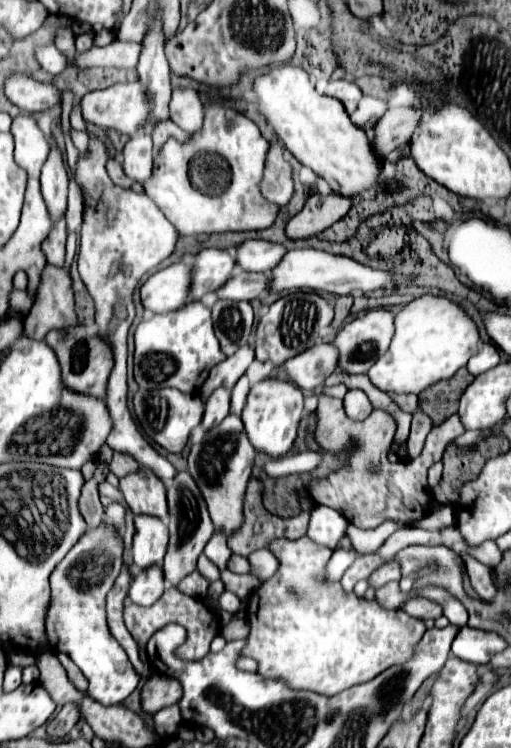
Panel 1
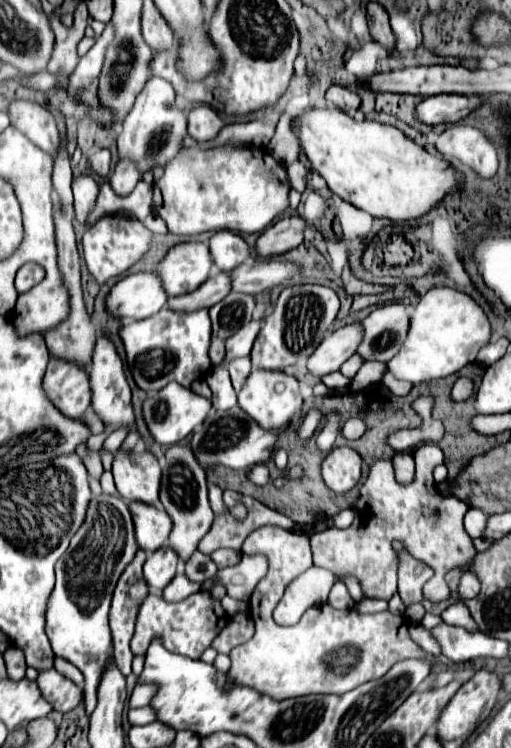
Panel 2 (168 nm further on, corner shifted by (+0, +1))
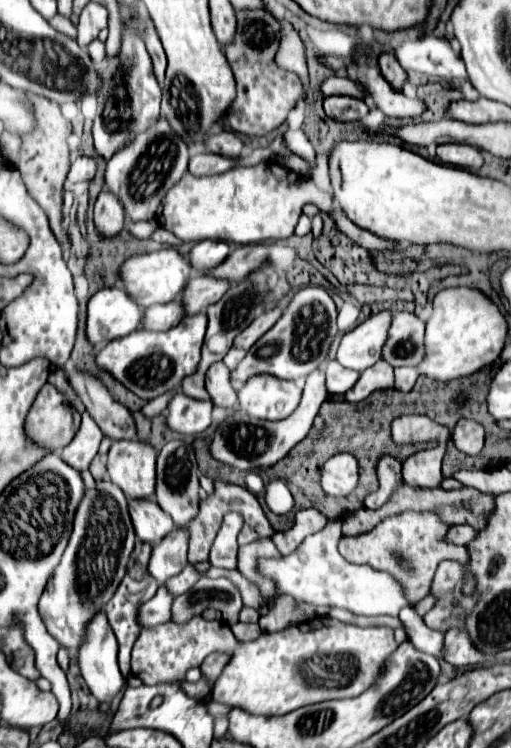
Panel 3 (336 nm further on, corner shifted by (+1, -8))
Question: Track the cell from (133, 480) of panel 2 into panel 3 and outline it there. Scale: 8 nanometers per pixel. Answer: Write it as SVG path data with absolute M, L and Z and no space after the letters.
M116 440L108 452L108 476L128 498L152 498L156 450L140 440Z

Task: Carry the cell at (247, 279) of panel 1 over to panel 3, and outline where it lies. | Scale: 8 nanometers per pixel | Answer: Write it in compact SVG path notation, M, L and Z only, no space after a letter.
M174 300L174 302L168 302L168 304L158 304L158 306L146 308L140 328L142 330L164 332L164 330L174 328L182 318L184 318L182 304L178 300Z

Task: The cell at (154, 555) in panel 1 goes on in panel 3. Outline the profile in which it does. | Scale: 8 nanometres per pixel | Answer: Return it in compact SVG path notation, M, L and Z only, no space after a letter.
M130 500L128 506L138 540L156 544L174 530L172 518L154 500Z

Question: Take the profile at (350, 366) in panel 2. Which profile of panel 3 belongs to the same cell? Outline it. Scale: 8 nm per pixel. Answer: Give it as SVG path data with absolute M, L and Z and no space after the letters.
M334 360L328 362L328 368L326 368L326 386L328 386L330 394L344 394L346 390L350 390L356 384L358 378L360 378L358 372L346 370L344 366L340 366Z

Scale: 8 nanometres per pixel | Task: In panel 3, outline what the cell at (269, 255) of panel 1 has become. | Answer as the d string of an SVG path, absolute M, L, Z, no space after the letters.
M204 240L198 242L192 250L190 250L190 264L194 270L198 272L206 272L212 266L218 266L224 262L224 258L230 254L230 248L226 242L218 242L218 240Z

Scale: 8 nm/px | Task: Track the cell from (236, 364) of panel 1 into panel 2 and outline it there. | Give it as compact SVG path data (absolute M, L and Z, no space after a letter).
M251 321L243 329L239 329L239 333L235 333L235 337L227 339L227 355L225 355L225 361L221 363L221 367L227 367L237 357L251 355L251 347L259 333L259 327L261 327L261 321Z

